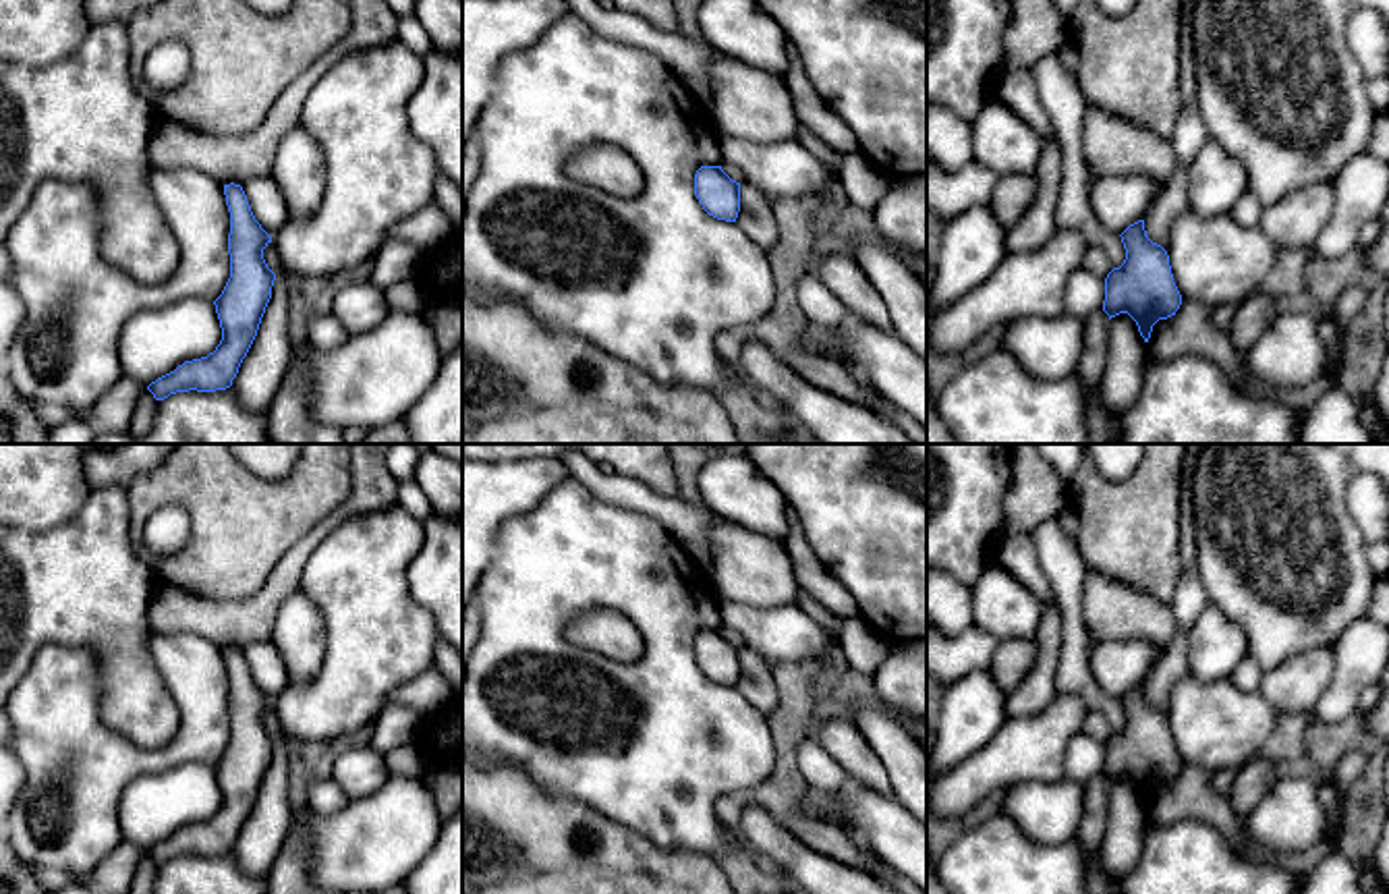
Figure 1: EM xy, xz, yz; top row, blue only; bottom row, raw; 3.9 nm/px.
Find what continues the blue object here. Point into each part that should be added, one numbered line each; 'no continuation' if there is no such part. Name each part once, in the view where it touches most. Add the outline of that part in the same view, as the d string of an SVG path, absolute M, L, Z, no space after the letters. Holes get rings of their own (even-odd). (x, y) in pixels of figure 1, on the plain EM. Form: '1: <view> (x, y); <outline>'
no continuation

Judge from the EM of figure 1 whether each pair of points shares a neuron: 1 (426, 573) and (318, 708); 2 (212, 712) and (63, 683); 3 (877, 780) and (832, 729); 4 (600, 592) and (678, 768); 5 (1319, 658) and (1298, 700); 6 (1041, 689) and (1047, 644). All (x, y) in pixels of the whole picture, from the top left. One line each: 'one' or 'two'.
1: two
2: one
3: one
4: one
5: one
6: one

